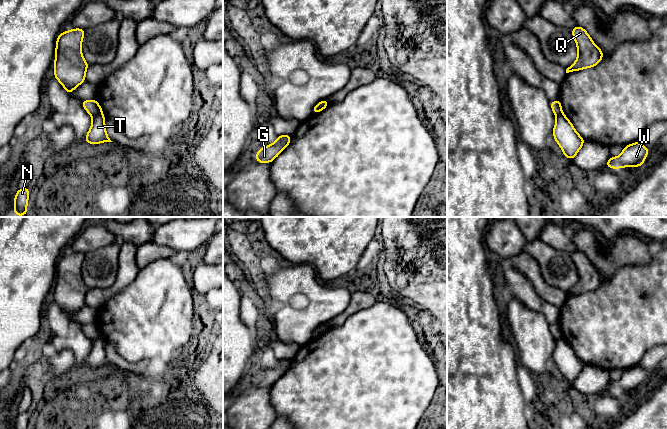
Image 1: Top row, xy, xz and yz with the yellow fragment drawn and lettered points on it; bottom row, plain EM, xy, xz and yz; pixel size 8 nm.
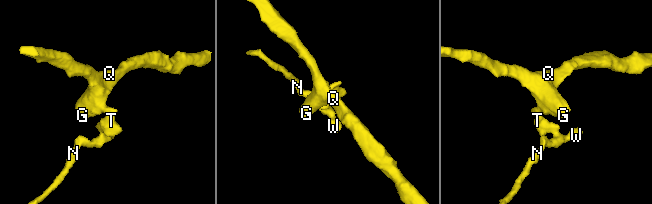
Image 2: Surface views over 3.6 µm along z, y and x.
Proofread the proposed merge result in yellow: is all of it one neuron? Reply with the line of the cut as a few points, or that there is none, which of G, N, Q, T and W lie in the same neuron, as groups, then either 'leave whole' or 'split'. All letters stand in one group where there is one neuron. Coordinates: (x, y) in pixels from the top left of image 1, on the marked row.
xy (102, 114), (93, 116) | G Q / N T W | split

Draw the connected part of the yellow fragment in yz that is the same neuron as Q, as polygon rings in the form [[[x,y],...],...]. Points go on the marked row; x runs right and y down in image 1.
[[[577,25],[571,33],[578,48],[578,57],[575,63],[566,69],[566,73],[596,66],[603,59],[603,51],[594,44],[582,27]]]

